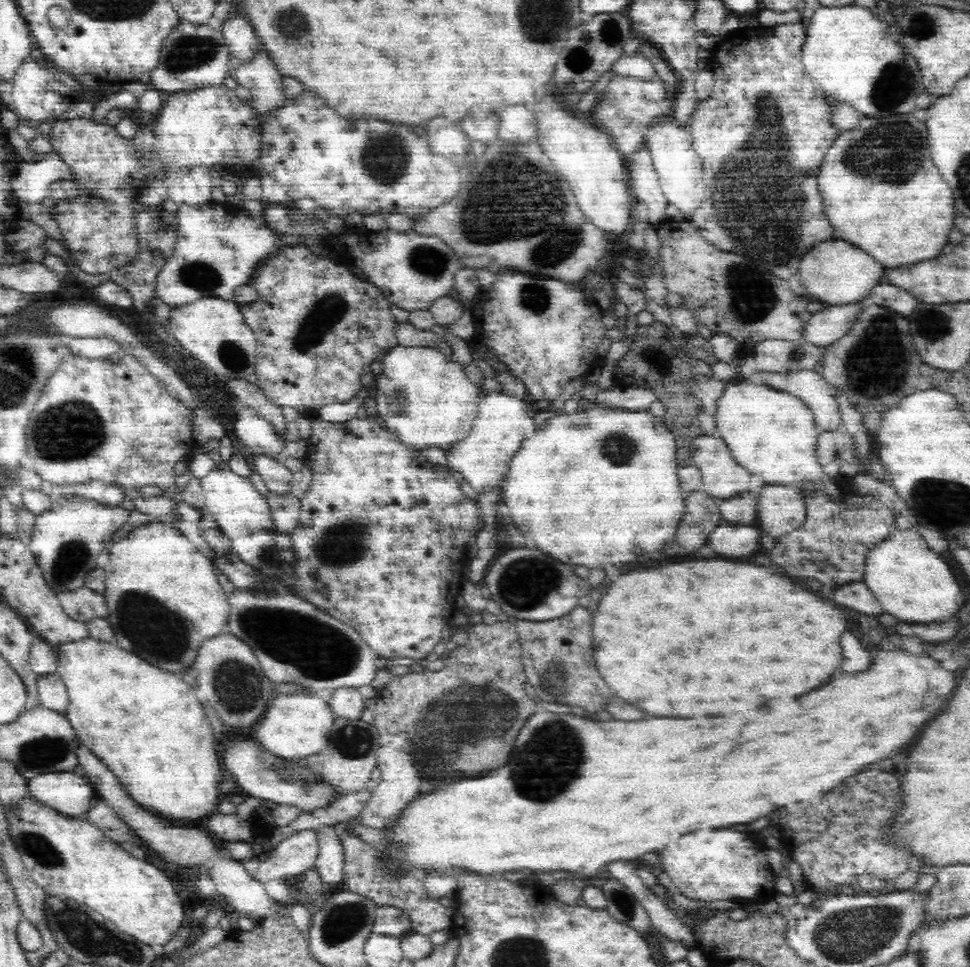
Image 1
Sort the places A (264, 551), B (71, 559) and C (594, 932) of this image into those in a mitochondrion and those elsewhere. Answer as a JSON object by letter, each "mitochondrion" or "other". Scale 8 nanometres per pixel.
{"A":"mitochondrion","B":"mitochondrion","C":"other"}

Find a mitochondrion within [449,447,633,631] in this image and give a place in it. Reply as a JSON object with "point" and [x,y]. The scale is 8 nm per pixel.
{"point":[525,584]}

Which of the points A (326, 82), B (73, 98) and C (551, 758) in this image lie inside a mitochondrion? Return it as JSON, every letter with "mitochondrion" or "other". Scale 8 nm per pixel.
{"A":"other","B":"other","C":"mitochondrion"}

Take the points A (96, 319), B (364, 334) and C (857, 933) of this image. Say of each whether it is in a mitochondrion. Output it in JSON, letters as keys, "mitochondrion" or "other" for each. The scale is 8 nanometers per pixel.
{"A":"other","B":"other","C":"mitochondrion"}

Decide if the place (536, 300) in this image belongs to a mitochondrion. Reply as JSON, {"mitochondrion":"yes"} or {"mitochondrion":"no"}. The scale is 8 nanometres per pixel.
{"mitochondrion":"yes"}

